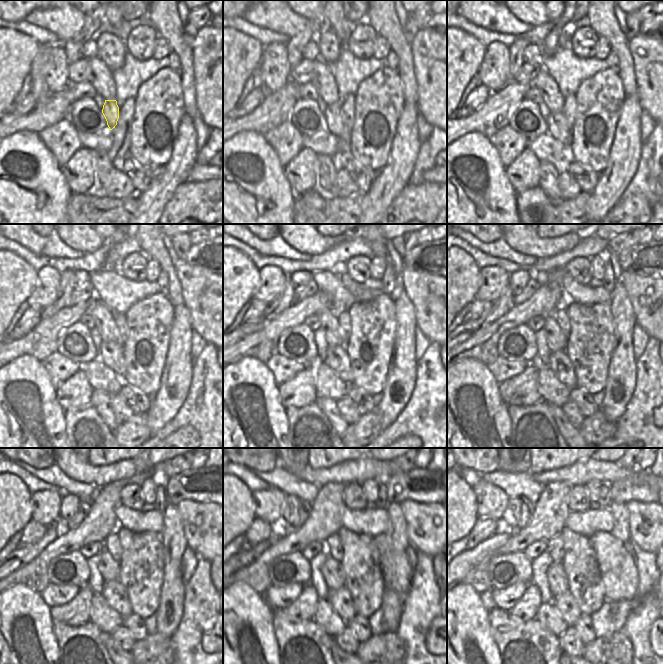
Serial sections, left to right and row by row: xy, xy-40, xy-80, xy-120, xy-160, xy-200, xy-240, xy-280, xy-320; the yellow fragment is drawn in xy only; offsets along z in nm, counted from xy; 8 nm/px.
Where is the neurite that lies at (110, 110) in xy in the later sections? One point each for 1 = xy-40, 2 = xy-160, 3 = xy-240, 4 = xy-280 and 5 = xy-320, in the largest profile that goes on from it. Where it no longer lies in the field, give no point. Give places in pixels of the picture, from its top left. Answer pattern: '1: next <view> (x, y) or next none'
1: next xy-40 (333, 112)
2: next xy-160 (336, 358)
3: next xy-240 (114, 593)
4: next xy-280 (340, 600)
5: next xy-320 (565, 604)

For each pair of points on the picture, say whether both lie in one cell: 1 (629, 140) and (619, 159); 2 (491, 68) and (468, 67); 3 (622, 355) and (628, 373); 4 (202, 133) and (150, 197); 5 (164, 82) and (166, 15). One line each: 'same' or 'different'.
1: same
2: different
3: same
4: different
5: different

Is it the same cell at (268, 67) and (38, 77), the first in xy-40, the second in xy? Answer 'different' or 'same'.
different

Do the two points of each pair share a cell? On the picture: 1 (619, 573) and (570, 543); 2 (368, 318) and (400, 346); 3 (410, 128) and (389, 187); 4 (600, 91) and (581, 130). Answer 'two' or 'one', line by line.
1: two
2: two
3: one
4: one

